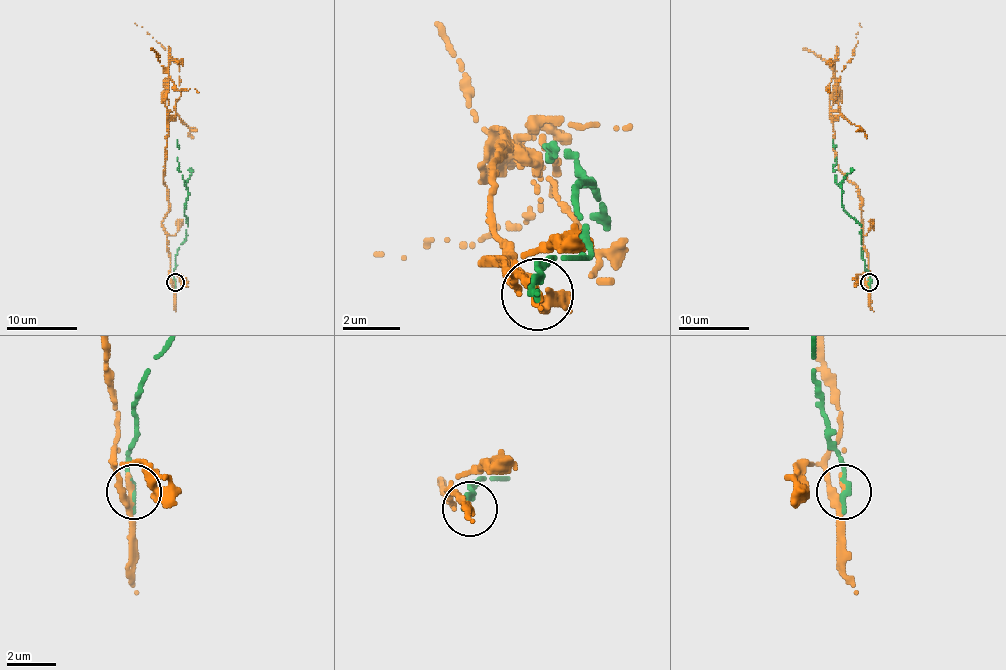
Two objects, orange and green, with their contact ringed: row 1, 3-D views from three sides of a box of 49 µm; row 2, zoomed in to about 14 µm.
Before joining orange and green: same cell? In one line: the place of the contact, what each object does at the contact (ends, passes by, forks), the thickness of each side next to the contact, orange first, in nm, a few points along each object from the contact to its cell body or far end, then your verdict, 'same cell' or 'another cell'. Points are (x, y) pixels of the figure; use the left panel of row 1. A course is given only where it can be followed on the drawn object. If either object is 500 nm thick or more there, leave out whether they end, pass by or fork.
place (175, 282); orange passes by; green ends; calibres 300 and 280 nm; course orange (175, 281), (170, 279), (161, 223), (168, 210), (165, 149), (181, 90), (179, 65), (135, 23); course green (175, 283), (175, 255), (186, 237), (188, 226), (184, 210), (188, 187), (179, 170), (177, 140); another cell

